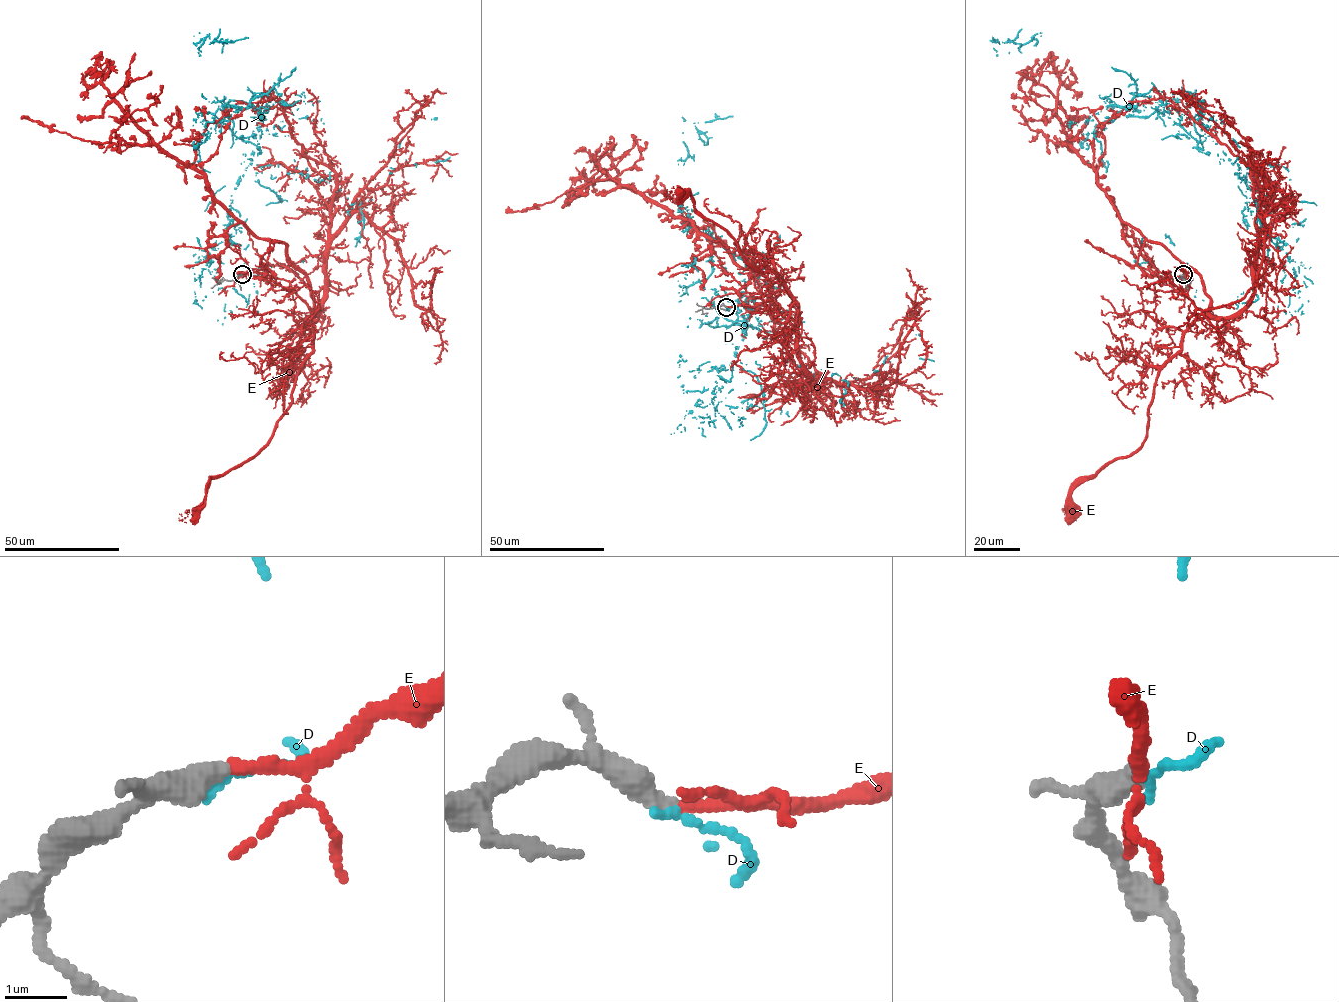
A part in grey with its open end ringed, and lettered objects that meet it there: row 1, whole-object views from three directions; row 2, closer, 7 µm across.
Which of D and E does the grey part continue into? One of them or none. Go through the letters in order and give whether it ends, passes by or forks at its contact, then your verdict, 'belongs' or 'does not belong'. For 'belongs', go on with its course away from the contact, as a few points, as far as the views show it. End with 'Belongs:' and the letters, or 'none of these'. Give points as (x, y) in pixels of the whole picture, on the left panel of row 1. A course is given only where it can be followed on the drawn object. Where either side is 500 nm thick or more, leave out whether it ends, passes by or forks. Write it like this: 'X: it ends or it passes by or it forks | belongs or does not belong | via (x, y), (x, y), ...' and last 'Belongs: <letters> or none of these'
D: it ends | does not belong
E: it ends | belongs | via (242, 274), (287, 280), (312, 318), (328, 239), (364, 212), (394, 241), (415, 304), (436, 320), (434, 363)
Belongs: E

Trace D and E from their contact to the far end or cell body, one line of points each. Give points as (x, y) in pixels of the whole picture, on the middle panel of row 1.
D: (726, 307), (680, 355), (730, 382), (709, 426), (745, 262), (685, 208), (732, 115)
E: (727, 306), (780, 308), (797, 326), (797, 356), (813, 380), (885, 388), (915, 325), (927, 352), (918, 366)

